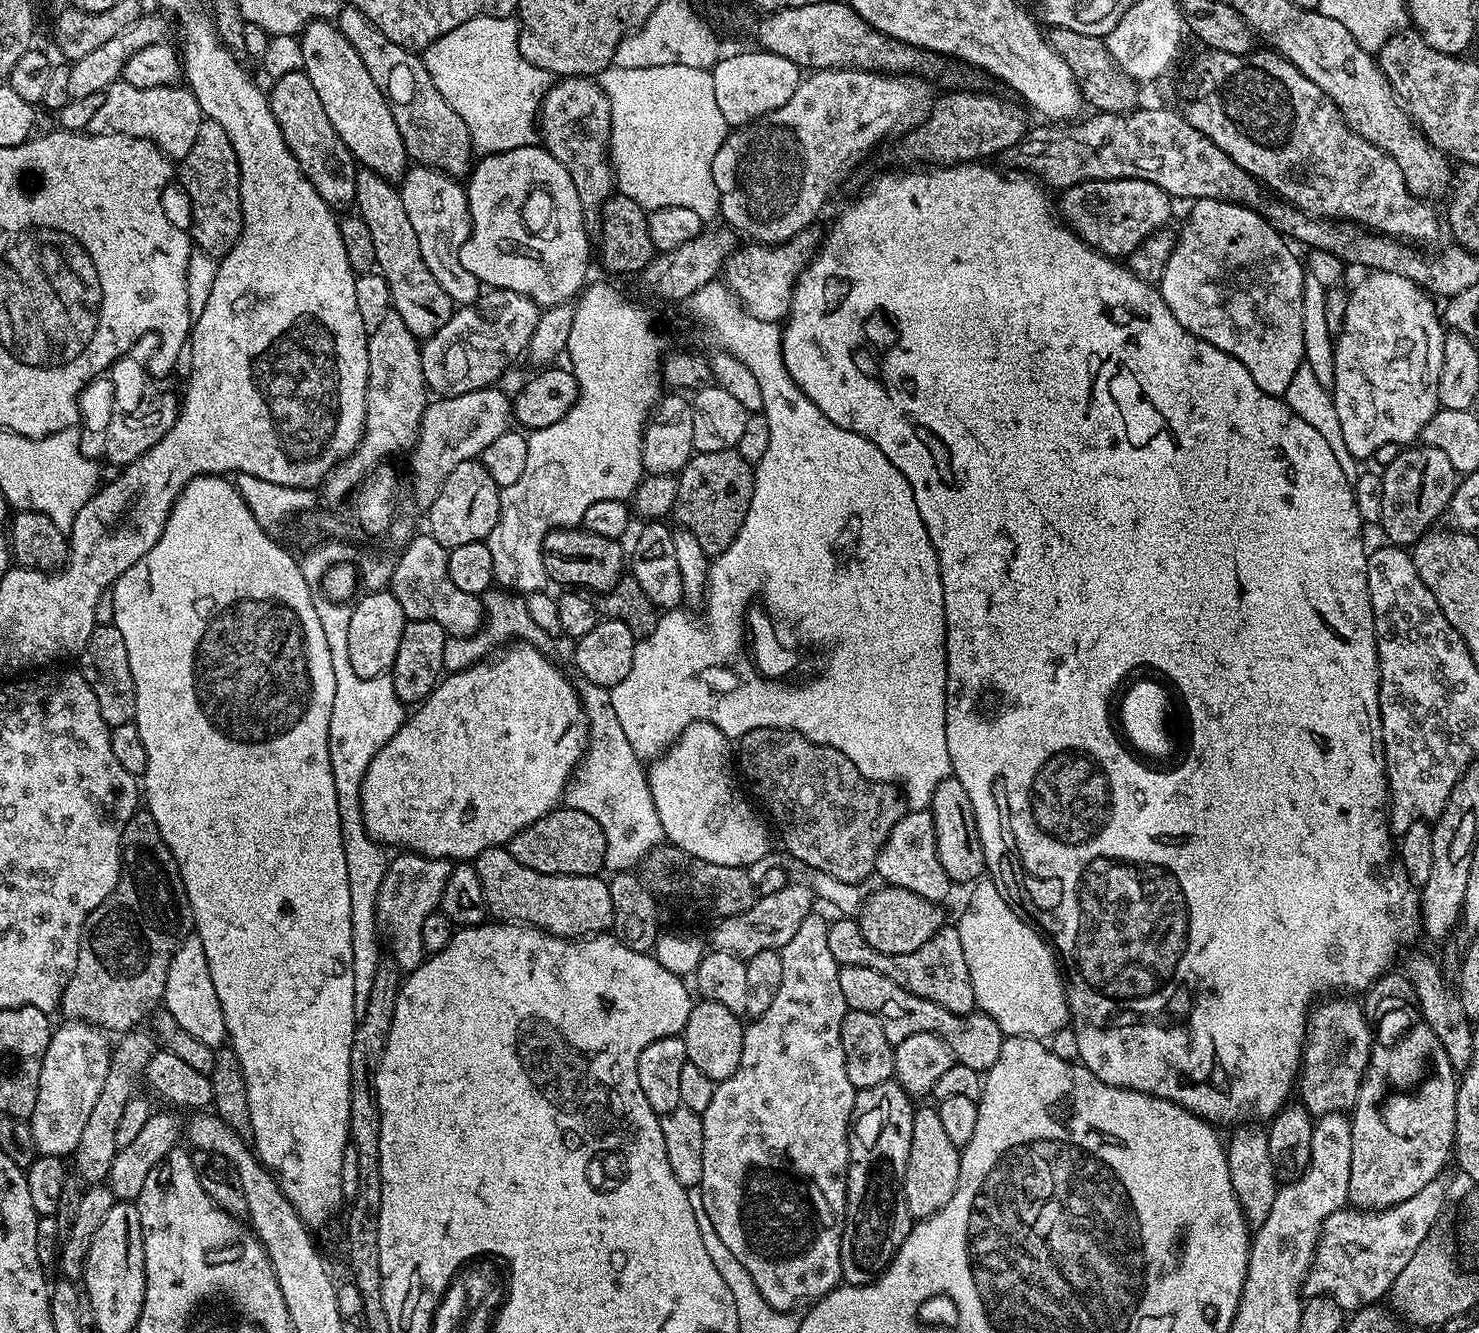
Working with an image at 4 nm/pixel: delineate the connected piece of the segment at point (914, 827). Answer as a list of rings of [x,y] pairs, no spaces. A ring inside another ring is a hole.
[[[905,811],[898,826],[890,830],[890,838],[886,838],[878,854],[876,872],[884,879],[881,881],[885,885],[905,888],[933,902],[944,902],[940,900],[946,899],[954,891],[952,879],[946,874],[946,870],[942,870],[942,862],[938,858],[936,831],[931,811]]]

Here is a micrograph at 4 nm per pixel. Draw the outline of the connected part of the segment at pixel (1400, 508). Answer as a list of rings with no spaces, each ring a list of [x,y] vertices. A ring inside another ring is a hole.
[[[1416,446],[1405,447],[1394,458],[1394,462],[1383,465],[1381,475],[1381,498],[1382,510],[1379,527],[1384,527],[1384,532],[1389,536],[1391,543],[1396,546],[1411,546],[1433,527],[1436,519],[1445,515],[1450,498],[1454,494],[1458,483],[1458,473],[1451,465],[1450,458],[1440,449],[1427,446],[1412,448]]]

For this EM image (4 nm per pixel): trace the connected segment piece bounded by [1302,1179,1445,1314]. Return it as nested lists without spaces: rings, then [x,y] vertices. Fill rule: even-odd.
[[[1439,1179],[1430,1181],[1418,1194],[1414,1194],[1414,1198],[1392,1208],[1361,1210],[1345,1206],[1330,1214],[1320,1232],[1316,1259],[1304,1280],[1303,1295],[1333,1296],[1348,1314],[1367,1304],[1383,1301],[1398,1274],[1421,1245],[1422,1238],[1445,1211],[1444,1188],[1440,1183]]]

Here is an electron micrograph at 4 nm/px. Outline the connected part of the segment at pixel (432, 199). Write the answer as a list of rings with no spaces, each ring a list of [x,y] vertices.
[[[412,166],[405,172],[398,187],[402,206],[406,206],[406,215],[410,218],[410,226],[414,226],[414,234],[418,237],[418,250],[422,250],[422,258],[430,274],[434,274],[438,286],[442,286],[442,290],[446,290],[448,297],[457,305],[475,305],[482,285],[474,278],[474,274],[470,274],[470,270],[466,270],[466,266],[462,266],[460,257],[462,246],[472,229],[465,185],[445,172],[439,172],[437,168]]]

